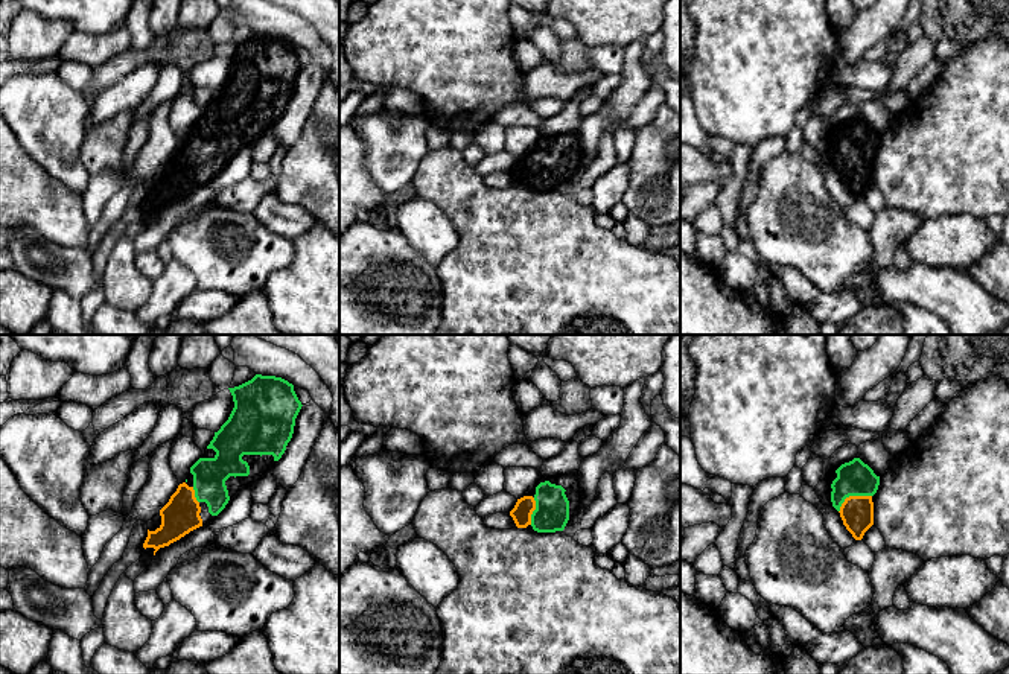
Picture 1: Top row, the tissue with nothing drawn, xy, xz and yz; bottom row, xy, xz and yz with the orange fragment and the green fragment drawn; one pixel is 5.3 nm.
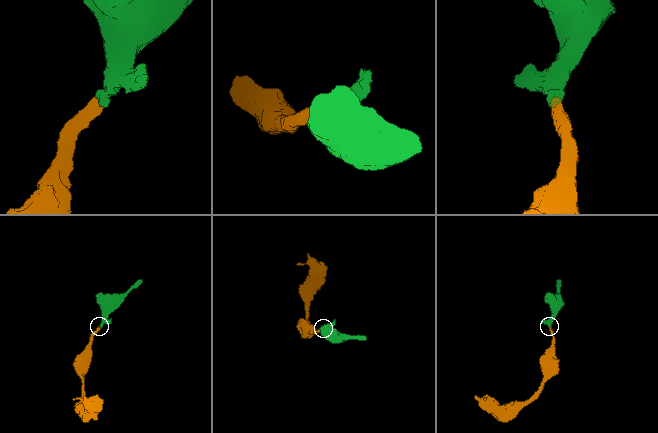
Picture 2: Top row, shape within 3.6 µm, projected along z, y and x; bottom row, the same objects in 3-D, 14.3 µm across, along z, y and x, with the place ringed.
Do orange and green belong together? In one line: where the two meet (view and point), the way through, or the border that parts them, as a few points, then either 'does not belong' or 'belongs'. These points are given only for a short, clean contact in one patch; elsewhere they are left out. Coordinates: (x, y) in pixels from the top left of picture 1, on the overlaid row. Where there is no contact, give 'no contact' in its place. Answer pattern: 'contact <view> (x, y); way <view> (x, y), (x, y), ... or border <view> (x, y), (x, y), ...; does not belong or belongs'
contact yz (851, 496); way yz (857, 511), (851, 496), (854, 478); belongs

